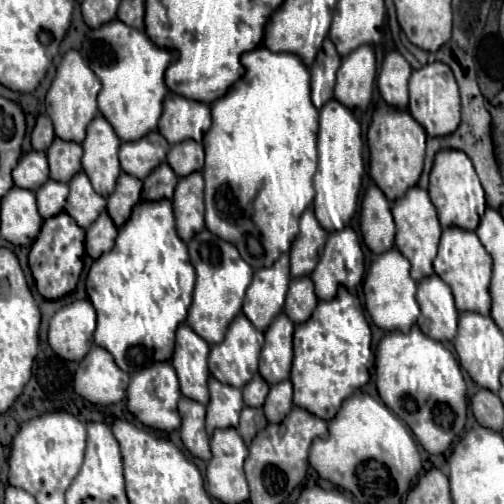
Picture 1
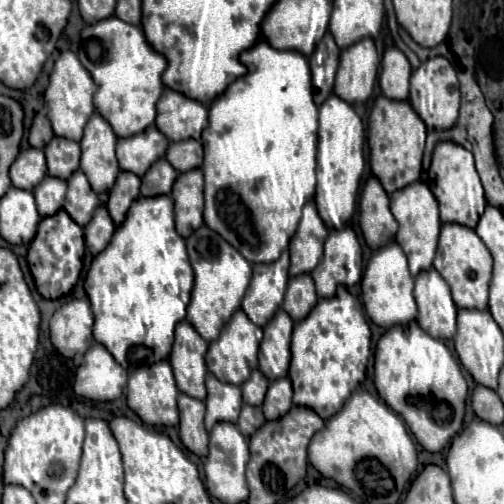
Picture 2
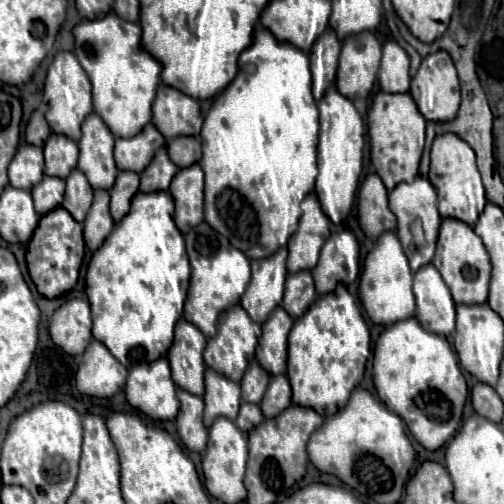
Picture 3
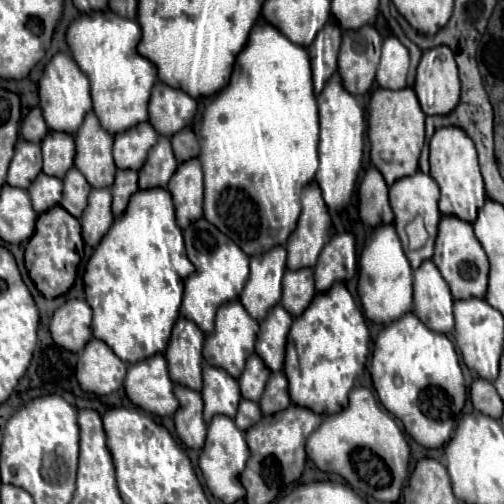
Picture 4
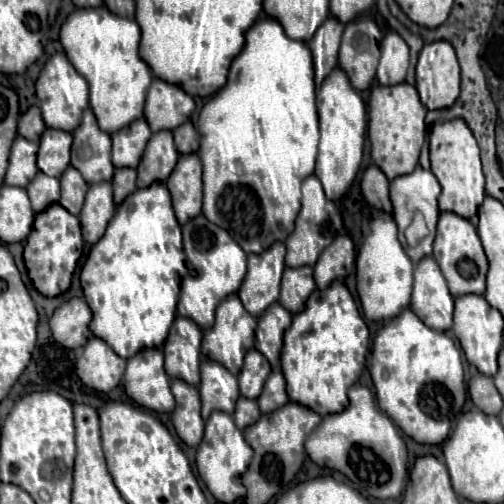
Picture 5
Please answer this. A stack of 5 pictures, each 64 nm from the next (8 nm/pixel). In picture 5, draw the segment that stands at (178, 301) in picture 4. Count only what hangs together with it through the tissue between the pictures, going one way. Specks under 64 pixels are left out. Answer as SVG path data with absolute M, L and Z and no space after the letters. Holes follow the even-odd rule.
M152 184L152 188L140 188L120 204L108 232L92 246L88 260L82 266L80 282L84 298L92 308L92 334L104 340L120 358L128 360L142 350L162 348L168 330L176 318L176 304L180 296L180 282L194 270L188 266L182 250L182 232L172 210L170 192L164 184Z

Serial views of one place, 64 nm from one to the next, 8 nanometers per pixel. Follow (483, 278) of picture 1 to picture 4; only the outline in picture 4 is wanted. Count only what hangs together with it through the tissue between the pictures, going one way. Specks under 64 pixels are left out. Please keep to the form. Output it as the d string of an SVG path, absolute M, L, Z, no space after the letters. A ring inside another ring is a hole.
M442 216L438 226L436 250L432 262L438 266L442 278L450 286L454 300L468 300L468 298L484 298L488 290L488 256L480 242L474 236L472 224L456 218L456 216Z

